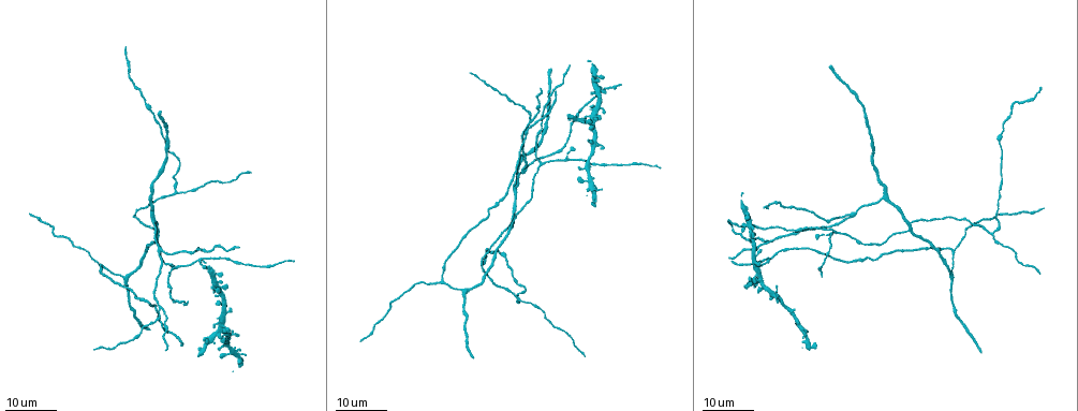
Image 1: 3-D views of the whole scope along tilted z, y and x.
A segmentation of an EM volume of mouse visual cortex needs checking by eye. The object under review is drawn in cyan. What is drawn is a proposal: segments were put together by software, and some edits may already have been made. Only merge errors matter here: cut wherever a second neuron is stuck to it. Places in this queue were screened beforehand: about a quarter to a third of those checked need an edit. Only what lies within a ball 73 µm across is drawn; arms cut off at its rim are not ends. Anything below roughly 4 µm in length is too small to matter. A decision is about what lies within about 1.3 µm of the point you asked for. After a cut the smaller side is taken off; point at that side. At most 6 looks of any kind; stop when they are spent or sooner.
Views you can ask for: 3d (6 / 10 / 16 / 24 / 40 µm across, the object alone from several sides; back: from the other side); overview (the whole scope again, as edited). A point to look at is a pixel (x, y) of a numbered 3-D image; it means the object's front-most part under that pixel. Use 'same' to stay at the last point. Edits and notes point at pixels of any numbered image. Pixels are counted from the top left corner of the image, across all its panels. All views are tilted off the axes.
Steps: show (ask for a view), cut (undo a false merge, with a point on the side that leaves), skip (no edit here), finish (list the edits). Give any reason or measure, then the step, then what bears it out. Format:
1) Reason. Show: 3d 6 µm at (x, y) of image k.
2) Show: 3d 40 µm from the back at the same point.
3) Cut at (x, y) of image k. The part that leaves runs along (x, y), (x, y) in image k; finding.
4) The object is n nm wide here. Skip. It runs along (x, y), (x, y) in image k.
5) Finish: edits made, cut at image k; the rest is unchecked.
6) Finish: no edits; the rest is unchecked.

Show: 3d 24 µm at (152, 218) of image 1.

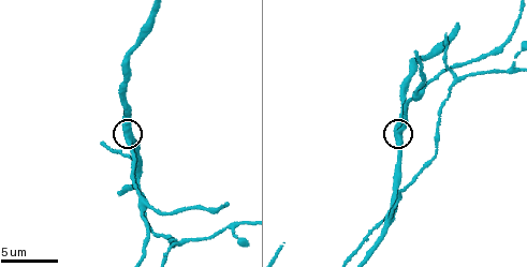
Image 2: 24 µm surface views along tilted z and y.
Zoom in. Show: 3d 10 µm at (398, 134) of image 2.

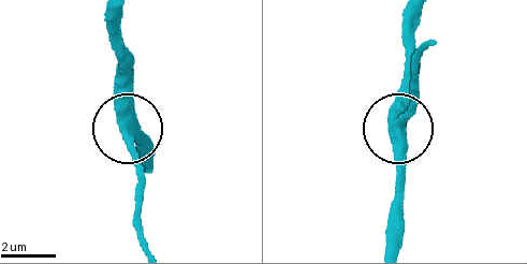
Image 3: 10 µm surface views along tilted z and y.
Skip. It runs along (392, 246), (397, 123), (406, 94) in image 3; continuous, no second neuron.

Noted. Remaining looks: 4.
Two arms in line, one across. Show: 3d 10 µm at (420, 91) of image 2.

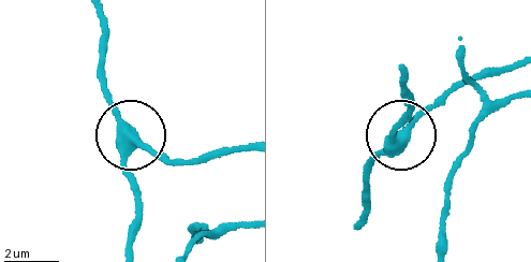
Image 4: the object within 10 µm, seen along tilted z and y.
The side arm is 29 µm long. Skip. It runs along (102, 22), (101, 74), (112, 103), (128, 133), (173, 165) in image 4; continuous, no second neuron.

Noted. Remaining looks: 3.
Small branch off a trunk. Show: 3d 10 µm at (388, 222) of image 2.

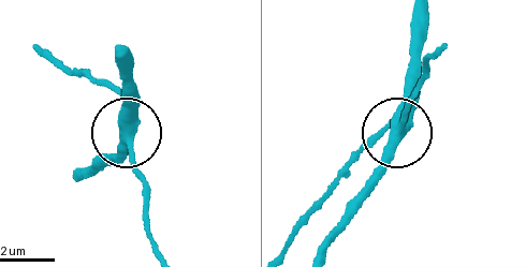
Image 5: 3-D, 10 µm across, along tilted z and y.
The side arm is 45 µm long; 3 arms meet here. Skip. All the same neuron.

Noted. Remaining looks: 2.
Finish: no edits; the rest is unchecked.

